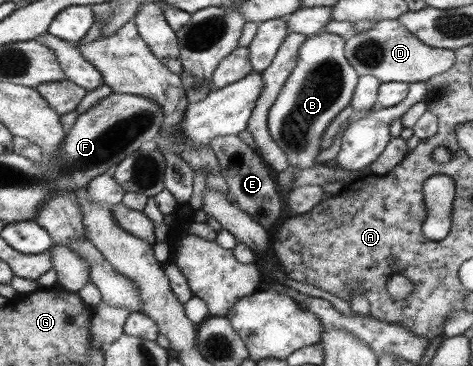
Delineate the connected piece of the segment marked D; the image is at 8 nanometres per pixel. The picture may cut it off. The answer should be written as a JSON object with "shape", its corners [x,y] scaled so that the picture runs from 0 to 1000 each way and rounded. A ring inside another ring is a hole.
{"shape":[[[839,52],[799,55],[778,85],[746,90],[729,109],[725,148],[755,208],[784,205],[799,216],[803,230],[899,224],[947,191],[964,167],[960,137],[905,128],[846,68]]]}

